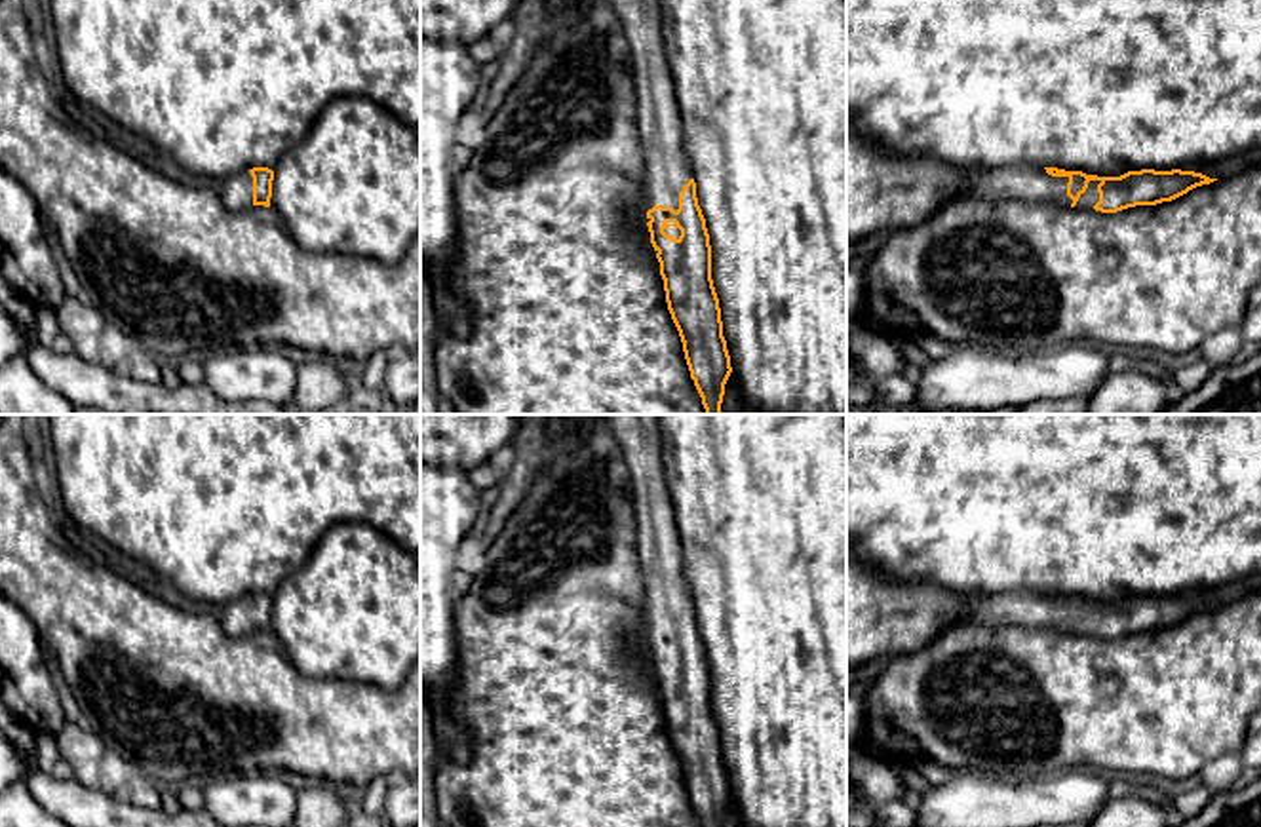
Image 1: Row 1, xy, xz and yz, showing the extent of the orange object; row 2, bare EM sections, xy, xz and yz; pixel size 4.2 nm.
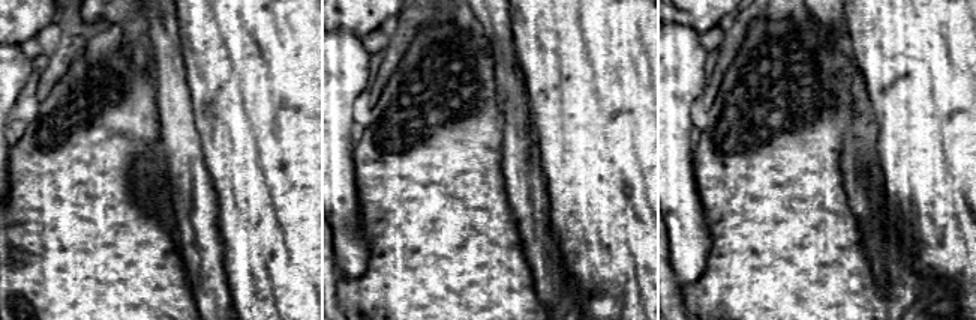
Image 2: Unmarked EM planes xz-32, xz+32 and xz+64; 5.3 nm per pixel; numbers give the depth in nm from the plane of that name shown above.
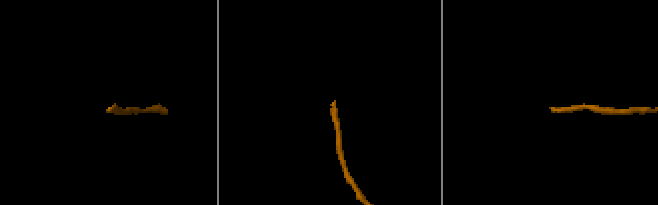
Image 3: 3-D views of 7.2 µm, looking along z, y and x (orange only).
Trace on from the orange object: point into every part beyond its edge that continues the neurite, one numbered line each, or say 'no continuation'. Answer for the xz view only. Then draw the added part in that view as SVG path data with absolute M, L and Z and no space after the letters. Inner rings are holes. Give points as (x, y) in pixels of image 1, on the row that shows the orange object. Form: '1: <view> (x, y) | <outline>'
1: xz (668, 170) | M609 0L622 25L622 46L630 53L637 122L645 144L643 194L647 209L679 209L679 192L692 179L685 152L681 108L668 65L658 0Z

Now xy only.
1: xy (236, 192) | M249 169L224 179L219 194L228 209L249 209L253 205L253 177Z

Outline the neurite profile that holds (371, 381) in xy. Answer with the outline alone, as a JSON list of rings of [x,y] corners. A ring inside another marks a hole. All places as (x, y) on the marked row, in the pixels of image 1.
[[[378,350],[365,361],[363,375],[358,380],[358,392],[361,395],[380,397],[388,369],[388,357],[388,350]]]

